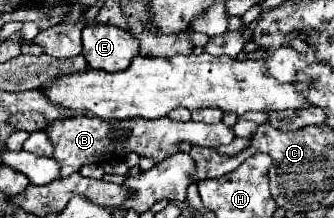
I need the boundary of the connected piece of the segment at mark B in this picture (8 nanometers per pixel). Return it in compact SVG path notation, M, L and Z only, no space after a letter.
M76 115L68 119L52 121L46 127L48 137L54 141L54 159L62 165L62 177L68 177L84 165L102 163L102 155L114 155L122 157L128 153L138 153L140 157L150 157L154 163L164 161L166 157L176 155L180 149L178 145L182 141L198 147L220 147L228 145L234 139L234 133L224 123L206 125L206 123L182 123L172 121L170 117L162 117L156 121L144 121L144 119L128 119L128 121L102 121L96 117Z

